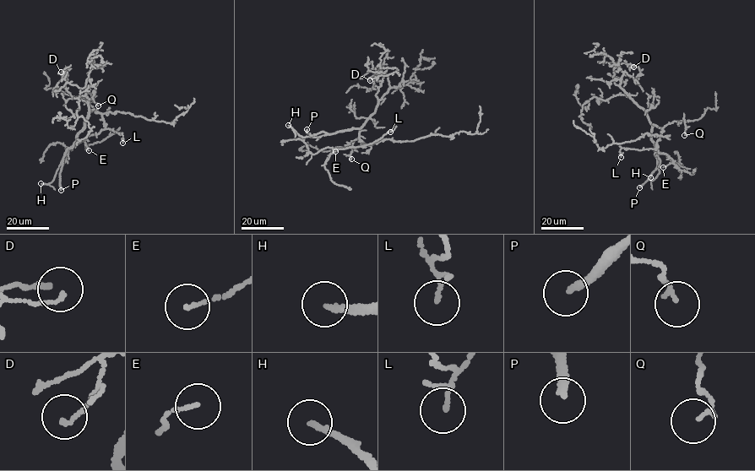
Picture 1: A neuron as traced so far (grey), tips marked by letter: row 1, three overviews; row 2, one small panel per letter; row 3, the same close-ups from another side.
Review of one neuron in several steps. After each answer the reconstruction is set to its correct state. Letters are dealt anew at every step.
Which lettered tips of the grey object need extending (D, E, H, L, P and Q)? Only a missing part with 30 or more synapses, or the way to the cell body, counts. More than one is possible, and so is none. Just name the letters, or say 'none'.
H, P

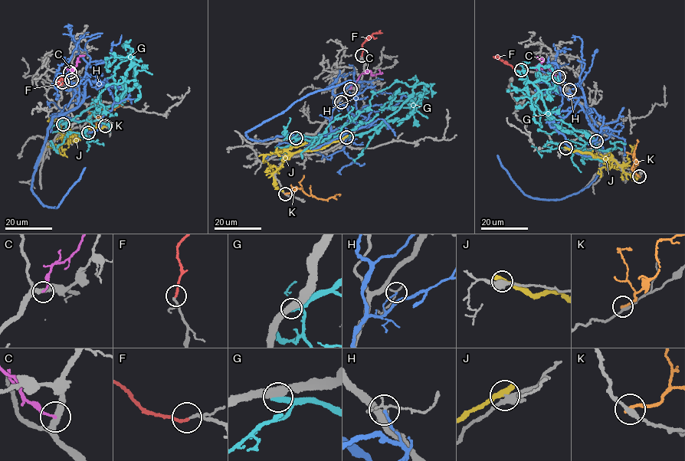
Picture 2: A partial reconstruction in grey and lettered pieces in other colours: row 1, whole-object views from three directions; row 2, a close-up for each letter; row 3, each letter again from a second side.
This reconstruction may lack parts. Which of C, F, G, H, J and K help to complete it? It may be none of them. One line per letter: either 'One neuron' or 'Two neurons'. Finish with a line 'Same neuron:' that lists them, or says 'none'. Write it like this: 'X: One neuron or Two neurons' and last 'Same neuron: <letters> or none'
C: Two neurons
F: One neuron
G: Two neurons
H: Two neurons
J: Two neurons
K: Two neurons
Same neuron: F

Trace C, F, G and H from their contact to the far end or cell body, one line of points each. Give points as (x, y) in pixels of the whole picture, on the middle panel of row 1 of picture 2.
C: (350, 89), (361, 74), (369, 70), (374, 76), (380, 73), (378, 70)
F: (362, 56), (365, 40), (373, 34), (382, 33)
G: (296, 138), (345, 138), (378, 130), (388, 122), (402, 122), (421, 102), (389, 107), (399, 89)
H: (341, 102), (332, 111), (327, 134), (288, 134), (263, 142), (247, 138), (246, 133), (306, 95), (351, 80)

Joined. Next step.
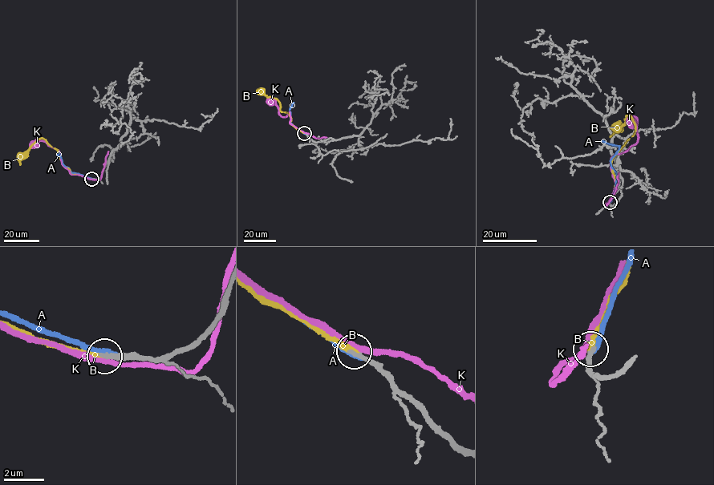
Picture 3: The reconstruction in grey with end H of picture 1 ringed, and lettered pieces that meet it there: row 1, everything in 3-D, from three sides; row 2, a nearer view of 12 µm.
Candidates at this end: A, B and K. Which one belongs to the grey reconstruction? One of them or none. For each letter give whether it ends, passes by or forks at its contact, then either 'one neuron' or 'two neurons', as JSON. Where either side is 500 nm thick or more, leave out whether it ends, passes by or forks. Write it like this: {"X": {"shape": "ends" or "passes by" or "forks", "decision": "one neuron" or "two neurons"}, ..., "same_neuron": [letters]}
{"A": {"shape": "ends", "decision": "two neurons"}, "B": {"shape": "ends", "decision": "one neuron"}, "K": {"shape": "passes by", "decision": "two neurons"}, "same_neuron": ["B"]}

